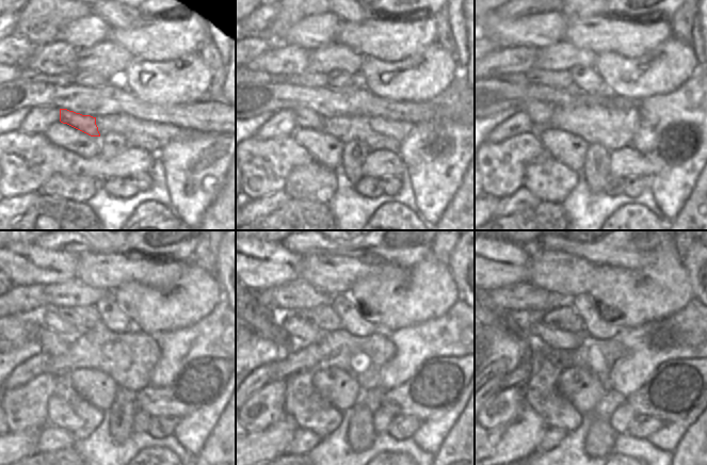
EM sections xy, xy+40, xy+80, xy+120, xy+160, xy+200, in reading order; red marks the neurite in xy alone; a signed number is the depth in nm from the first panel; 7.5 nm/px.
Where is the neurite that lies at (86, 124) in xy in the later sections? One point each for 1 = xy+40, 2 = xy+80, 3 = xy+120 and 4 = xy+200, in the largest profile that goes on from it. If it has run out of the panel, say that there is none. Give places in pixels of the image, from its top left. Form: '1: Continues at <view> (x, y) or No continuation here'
1: Continues at xy+40 (304, 117)
2: Continues at xy+80 (540, 112)
3: Continues at xy+120 (52, 343)
4: Continues at xy+200 (496, 313)

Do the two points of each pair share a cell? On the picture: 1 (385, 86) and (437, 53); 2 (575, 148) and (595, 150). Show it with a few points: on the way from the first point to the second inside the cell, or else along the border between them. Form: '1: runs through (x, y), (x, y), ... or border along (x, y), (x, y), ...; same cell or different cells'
1: runs through (398, 81), (411, 80), (424, 66); same cell
2: border along (589, 145), (581, 170); different cells

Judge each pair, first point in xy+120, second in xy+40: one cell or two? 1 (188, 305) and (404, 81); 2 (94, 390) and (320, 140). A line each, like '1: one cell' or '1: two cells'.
1: one cell
2: one cell

